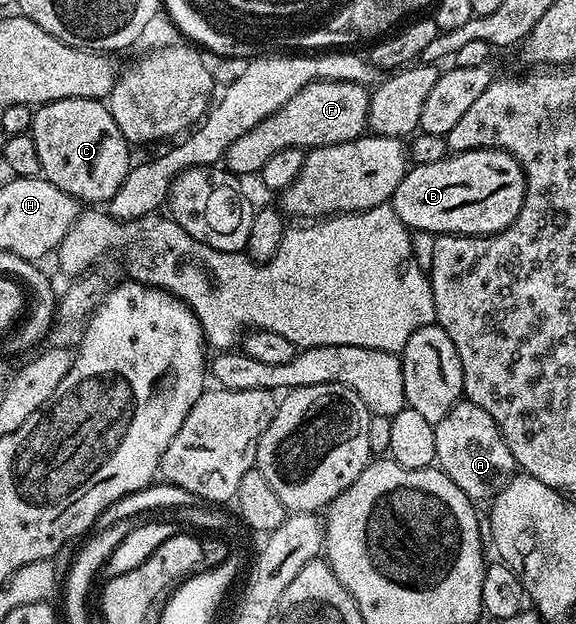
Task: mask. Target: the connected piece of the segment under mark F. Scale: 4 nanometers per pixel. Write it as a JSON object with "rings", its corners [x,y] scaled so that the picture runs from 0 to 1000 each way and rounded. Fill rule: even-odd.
{"rings":[[[563,130],[538,133],[533,139],[523,141],[486,176],[474,179],[464,191],[453,192],[436,210],[425,212],[422,218],[398,231],[391,248],[392,271],[410,282],[448,280],[457,271],[460,256],[467,256],[467,250],[490,240],[592,231],[625,220],[639,207],[637,181],[641,179],[642,159],[639,139],[628,138],[627,133]]]}

